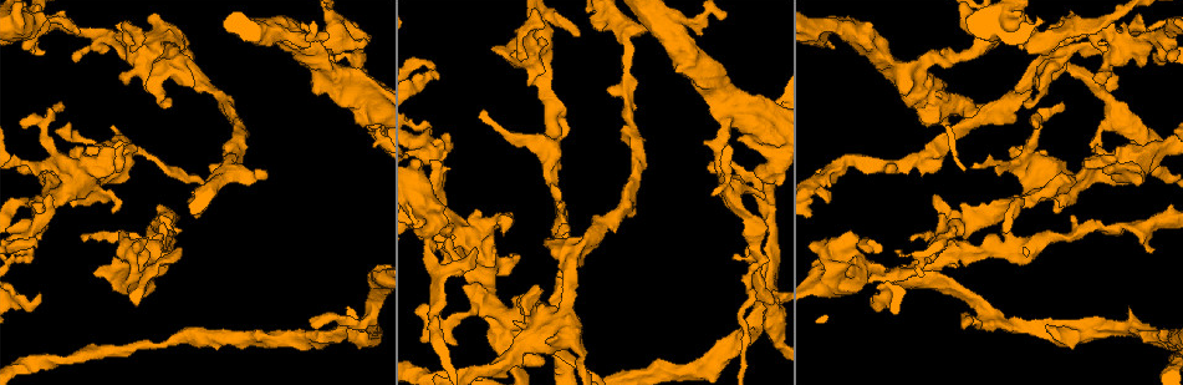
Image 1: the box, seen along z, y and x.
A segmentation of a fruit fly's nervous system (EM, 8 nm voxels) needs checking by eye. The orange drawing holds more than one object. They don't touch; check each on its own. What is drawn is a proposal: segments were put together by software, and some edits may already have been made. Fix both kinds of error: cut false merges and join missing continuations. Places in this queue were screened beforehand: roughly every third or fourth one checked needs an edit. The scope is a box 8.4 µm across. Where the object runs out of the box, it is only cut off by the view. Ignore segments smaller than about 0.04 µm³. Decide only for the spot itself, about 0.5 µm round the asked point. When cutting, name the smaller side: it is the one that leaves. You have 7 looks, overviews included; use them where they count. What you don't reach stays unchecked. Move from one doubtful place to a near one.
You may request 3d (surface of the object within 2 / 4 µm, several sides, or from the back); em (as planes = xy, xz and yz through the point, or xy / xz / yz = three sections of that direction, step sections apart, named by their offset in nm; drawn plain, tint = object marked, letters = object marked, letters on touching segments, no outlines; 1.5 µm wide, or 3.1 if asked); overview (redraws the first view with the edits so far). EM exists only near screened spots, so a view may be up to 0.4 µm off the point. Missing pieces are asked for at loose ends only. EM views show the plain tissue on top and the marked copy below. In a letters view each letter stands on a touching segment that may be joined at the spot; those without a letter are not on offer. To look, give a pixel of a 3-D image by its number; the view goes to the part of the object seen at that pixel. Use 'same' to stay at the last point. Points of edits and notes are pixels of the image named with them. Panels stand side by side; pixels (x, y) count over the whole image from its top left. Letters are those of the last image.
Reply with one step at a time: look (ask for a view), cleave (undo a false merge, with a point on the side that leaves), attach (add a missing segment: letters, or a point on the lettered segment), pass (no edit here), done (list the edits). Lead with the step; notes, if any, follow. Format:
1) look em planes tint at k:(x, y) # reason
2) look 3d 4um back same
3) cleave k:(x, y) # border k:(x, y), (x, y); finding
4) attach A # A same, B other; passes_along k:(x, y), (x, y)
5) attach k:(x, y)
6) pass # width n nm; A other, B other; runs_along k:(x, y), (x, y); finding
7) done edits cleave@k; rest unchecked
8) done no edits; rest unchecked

look em planes letters at 1:(757, 250) # two arms in line, one across

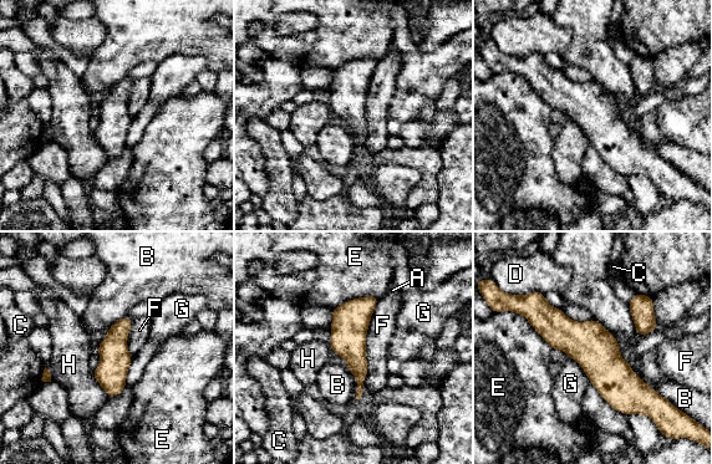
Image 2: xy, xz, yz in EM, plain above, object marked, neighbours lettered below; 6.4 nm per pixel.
pass # width 200 nm; A other, B other, C other, D other, E other, F other, G other, H other; border 2:(380, 297), (366, 335), (361, 401); one cell here

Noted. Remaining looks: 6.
look em planes letters at 1:(1172, 62) # an open end

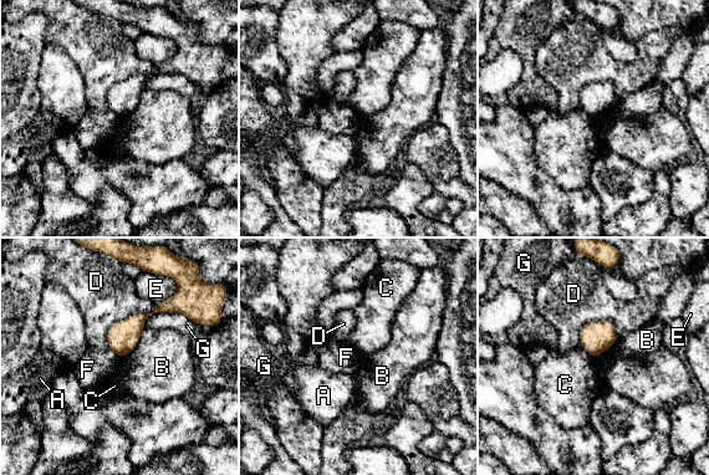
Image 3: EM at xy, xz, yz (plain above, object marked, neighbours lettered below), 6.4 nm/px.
pass # width 200 nm; longest_contact D 440 nm; A other, B other, C other, D other, E other, F other, G other; none of them fits

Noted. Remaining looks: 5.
look 3d 4um at 1:(95, 276) # free end

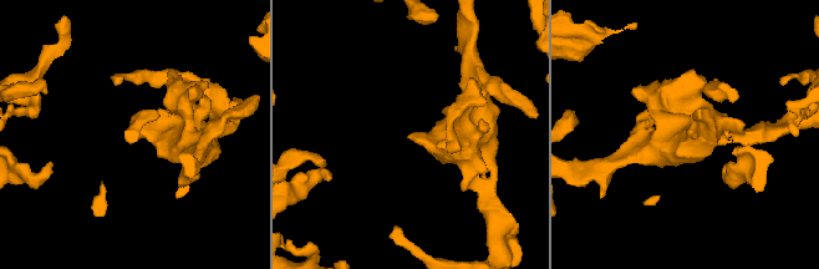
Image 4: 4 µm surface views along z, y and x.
look em planes letters at 4:(689, 132)

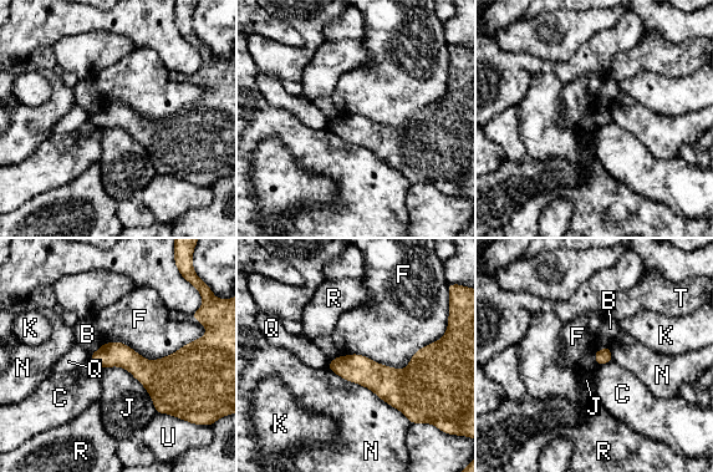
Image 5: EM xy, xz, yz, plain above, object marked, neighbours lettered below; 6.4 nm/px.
pass # B other, C other, F other, J other, K other, N other, Q other, R other, T other, U other; border 5:(102, 366), (125, 368), (157, 412); none of them fits

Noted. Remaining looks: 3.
done no edits; rest unchecked

